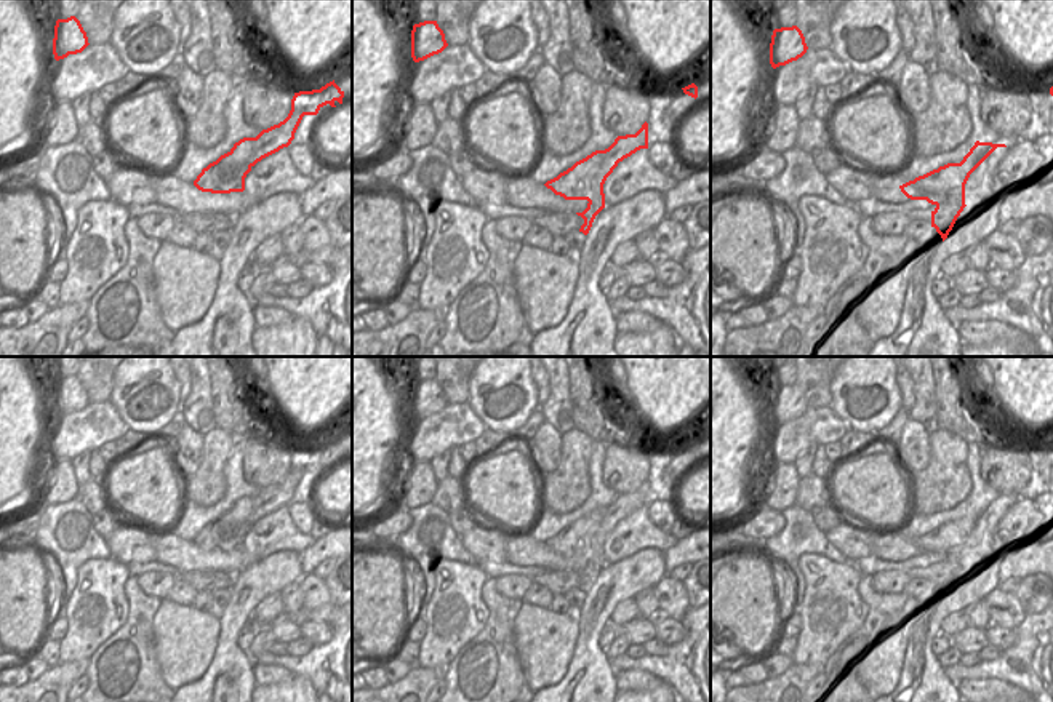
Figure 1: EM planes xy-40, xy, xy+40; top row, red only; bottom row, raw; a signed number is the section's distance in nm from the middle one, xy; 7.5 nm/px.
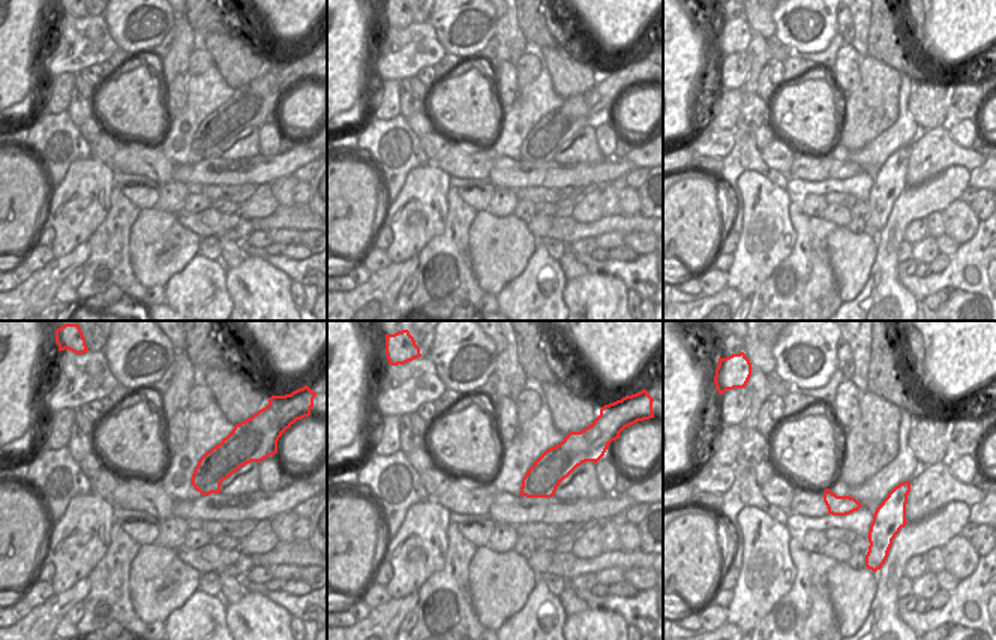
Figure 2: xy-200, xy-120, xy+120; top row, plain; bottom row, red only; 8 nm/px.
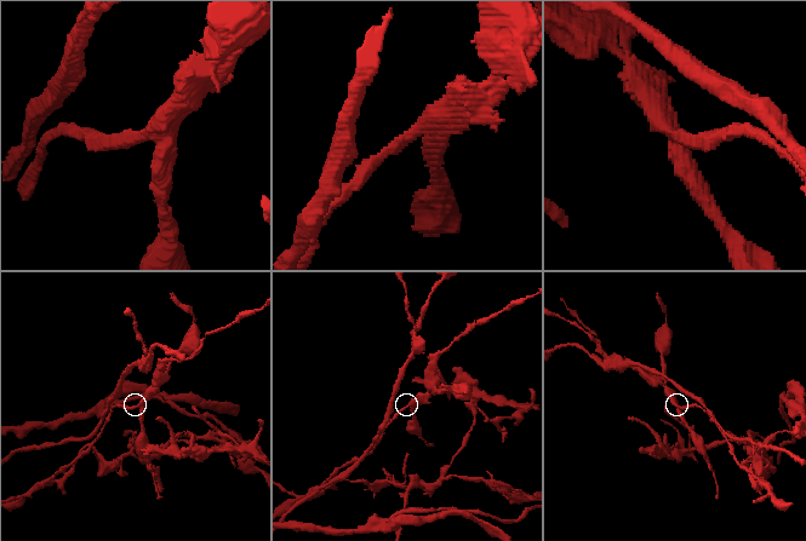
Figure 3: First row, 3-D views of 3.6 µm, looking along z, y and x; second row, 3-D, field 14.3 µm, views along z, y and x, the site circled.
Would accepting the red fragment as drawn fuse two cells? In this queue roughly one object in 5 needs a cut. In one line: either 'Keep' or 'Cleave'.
Cleave

